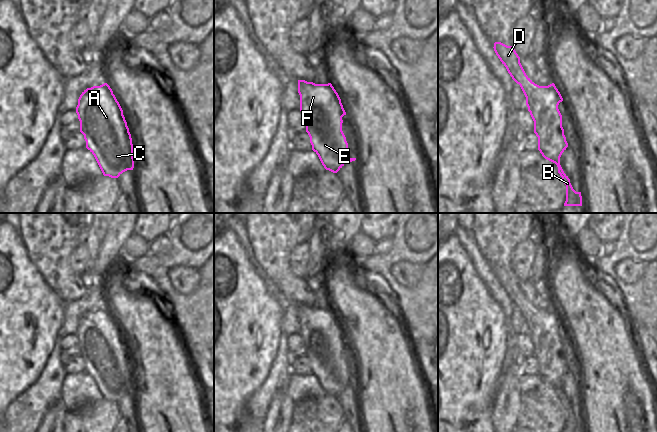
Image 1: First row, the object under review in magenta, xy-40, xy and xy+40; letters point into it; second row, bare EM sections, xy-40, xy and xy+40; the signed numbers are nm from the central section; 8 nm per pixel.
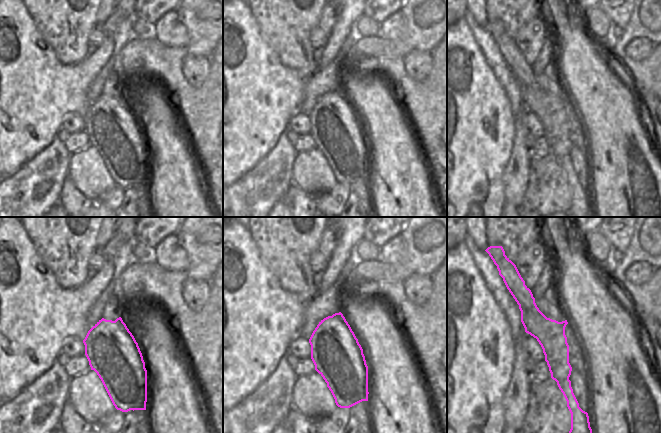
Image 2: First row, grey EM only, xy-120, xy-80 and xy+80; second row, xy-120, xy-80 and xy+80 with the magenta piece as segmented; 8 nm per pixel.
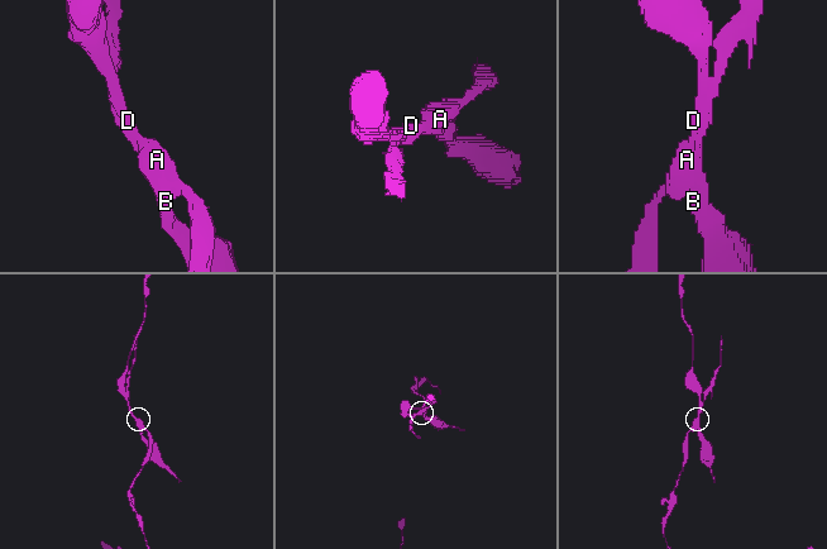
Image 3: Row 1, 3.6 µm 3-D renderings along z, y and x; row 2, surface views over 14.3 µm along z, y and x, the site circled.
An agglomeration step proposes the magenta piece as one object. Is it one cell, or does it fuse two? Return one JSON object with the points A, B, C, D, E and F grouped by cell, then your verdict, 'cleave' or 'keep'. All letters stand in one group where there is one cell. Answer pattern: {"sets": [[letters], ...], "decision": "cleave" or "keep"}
{"sets": [["A", "C", "D", "E", "F"], ["B"]], "decision": "cleave"}

